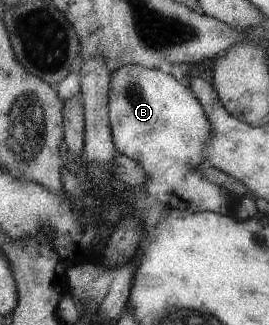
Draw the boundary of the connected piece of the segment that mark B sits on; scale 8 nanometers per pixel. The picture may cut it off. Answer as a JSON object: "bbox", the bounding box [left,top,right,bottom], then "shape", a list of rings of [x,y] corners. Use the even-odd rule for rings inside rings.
{"bbox":[110,65,242,215],"shape":[[[123,65],[112,72],[110,79],[110,115],[116,149],[146,169],[148,179],[143,187],[159,203],[190,212],[216,211],[220,215],[236,213],[242,195],[230,193],[226,187],[220,187],[202,175],[201,163],[206,161],[206,147],[210,145],[210,139],[214,139],[214,123],[190,86],[182,85],[174,75],[164,73],[159,68]]]}

